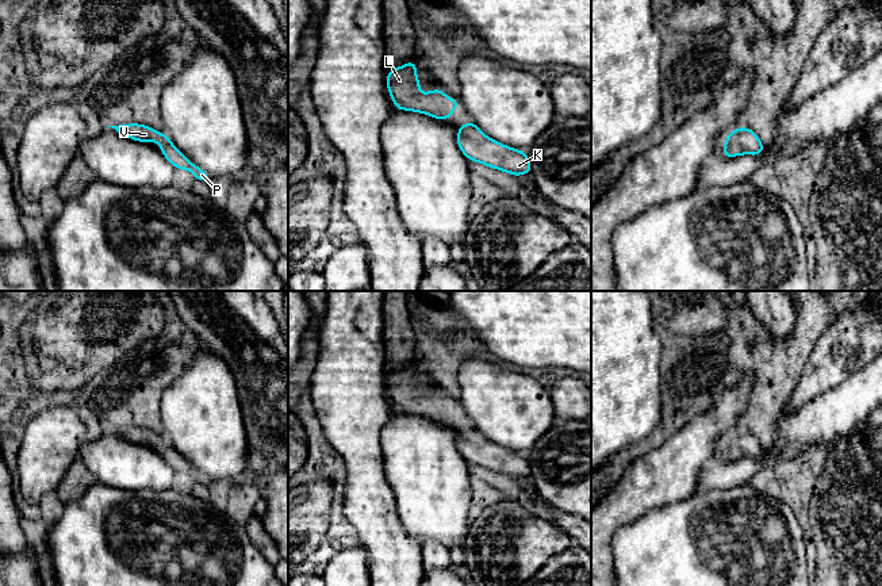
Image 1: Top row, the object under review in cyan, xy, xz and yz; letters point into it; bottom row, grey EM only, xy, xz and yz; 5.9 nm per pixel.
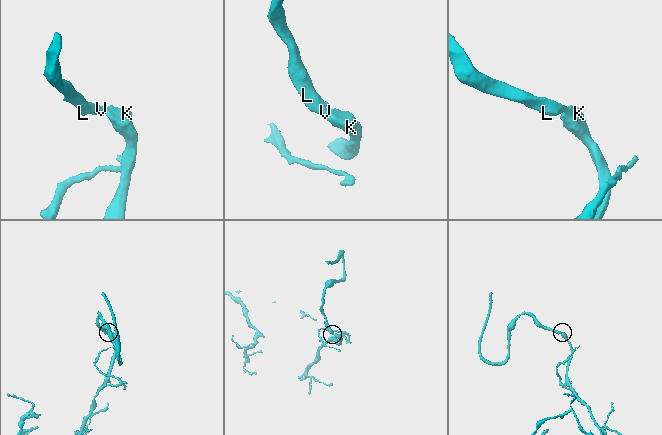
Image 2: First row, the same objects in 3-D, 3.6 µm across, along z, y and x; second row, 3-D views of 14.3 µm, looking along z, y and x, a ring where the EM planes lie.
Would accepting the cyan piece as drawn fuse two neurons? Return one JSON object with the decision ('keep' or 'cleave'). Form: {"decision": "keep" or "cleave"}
{"decision": "keep"}

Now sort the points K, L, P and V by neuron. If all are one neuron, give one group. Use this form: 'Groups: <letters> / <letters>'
Groups: K L P V

